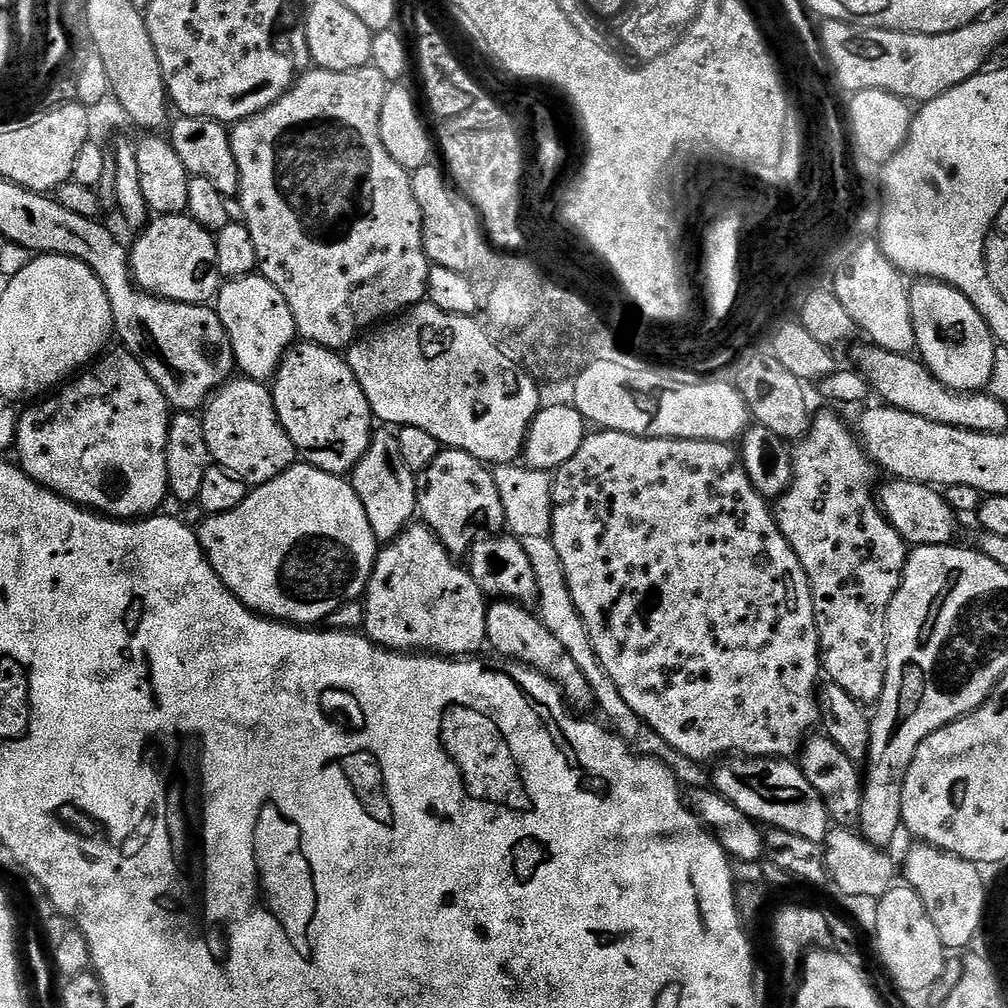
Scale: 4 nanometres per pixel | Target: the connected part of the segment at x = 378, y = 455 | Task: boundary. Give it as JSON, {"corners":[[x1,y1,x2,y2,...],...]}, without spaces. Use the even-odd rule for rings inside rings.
{"corners":[[392,430,373,431,372,441,366,454,356,463,350,473,352,489,362,502,362,510,366,510,366,518,370,518,370,526,374,530,377,541,381,545,397,540,417,515,416,481,417,473,402,462,402,450,398,450,396,432]]}

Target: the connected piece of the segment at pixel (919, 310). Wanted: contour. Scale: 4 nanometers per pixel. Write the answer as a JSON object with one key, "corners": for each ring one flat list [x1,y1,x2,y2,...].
{"corners":[[916,282,908,293,910,318,914,322,915,351,924,365,953,392,971,394,987,389,994,373,998,341,982,314,951,284]]}

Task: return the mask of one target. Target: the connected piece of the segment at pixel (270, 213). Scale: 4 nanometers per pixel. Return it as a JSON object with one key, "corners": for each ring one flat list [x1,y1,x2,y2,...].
{"corners":[[371,66,350,72,330,72,317,67,313,67,311,71,301,80,299,77,281,96,277,104,273,104,257,116,241,120,231,129,230,135,234,162,238,162,240,175,238,203,244,211,242,223,250,230,250,238,254,242,259,275,265,276,278,288,282,298,286,298,286,306,290,306,290,314,294,314,296,331,301,341,317,344,320,348,329,348,332,352,343,353,356,343,361,334,367,333,373,326,405,310,415,308,427,297,430,261,428,255,424,253,424,219,422,210,418,206,418,198,414,198,413,177,409,169,398,166,398,162,390,158,386,146,382,146,380,137,382,102,388,93,390,81,377,68]]}

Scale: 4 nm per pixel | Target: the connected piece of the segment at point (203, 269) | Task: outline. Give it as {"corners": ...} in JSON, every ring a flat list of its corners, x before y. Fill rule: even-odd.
{"corners":[[177,214,156,216,137,236,140,237,137,238,136,245,131,245,130,248,130,271,133,280,143,291,179,304,207,305,215,301,222,287,222,277,220,267,216,264,216,236,213,233,198,226,198,222,194,222,191,216]]}

